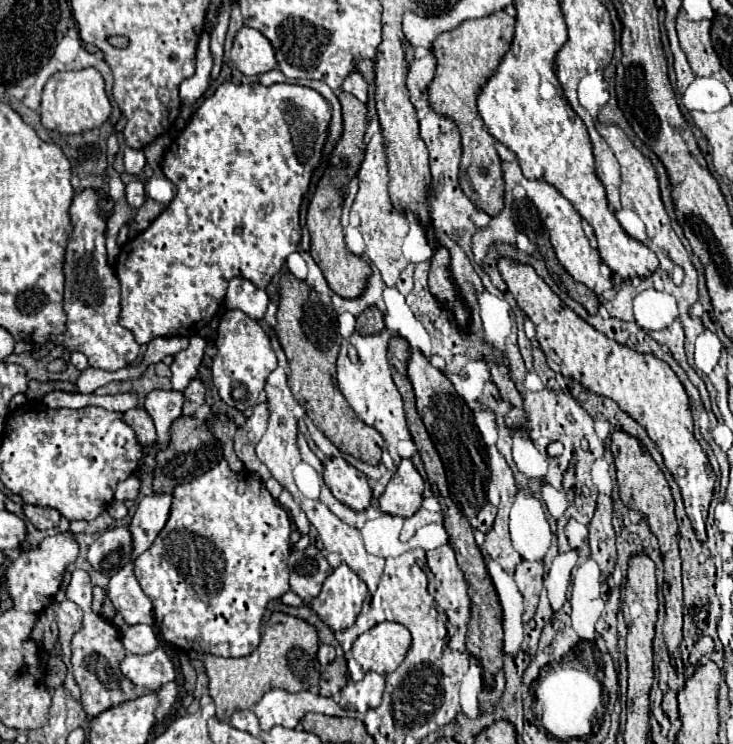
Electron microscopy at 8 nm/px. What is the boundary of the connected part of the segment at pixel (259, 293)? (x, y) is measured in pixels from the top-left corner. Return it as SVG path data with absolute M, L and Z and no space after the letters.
M235 277L229 281L225 305L229 309L241 309L251 319L261 319L269 305L269 297L263 289L255 287L251 281L247 281L243 277Z

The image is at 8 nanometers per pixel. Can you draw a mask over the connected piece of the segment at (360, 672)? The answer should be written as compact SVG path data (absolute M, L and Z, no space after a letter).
M383 621L373 629L361 633L353 643L352 656L347 661L348 673L359 681L367 671L393 673L411 645L411 633L393 621Z

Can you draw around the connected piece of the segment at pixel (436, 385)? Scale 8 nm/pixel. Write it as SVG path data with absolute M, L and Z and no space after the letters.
M411 351L409 363L407 363L407 377L409 377L409 381L413 385L413 391L415 391L417 413L421 415L433 443L437 445L441 461L445 461L443 465L445 465L445 471L447 471L447 481L449 481L449 489L451 489L451 495L453 495L455 503L463 509L463 513L469 519L479 513L477 515L477 519L479 519L477 529L481 533L489 533L491 525L495 521L495 515L497 515L497 507L493 507L485 499L489 471L487 471L487 465L485 465L483 457L479 455L479 451L475 447L475 441L471 437L471 435L475 435L475 425L469 425L469 423L473 423L473 413L469 411L467 403L457 395L453 383L447 379L447 375L443 371L435 369L431 365L431 359L425 357L421 351Z

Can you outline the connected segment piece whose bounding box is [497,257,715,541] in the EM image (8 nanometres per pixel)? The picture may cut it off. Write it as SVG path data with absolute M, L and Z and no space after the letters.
M499 257L497 269L507 283L507 289L513 293L517 305L535 323L537 341L547 357L549 367L555 373L579 381L593 393L613 399L625 413L629 413L639 425L647 429L649 437L657 443L667 469L673 473L681 489L685 511L695 527L699 541L705 541L705 517L713 497L715 473L709 467L705 451L693 435L689 397L673 369L653 353L637 353L635 349L611 341L593 329L551 291L551 287L535 273L531 265L523 265L519 261L511 263L507 257Z

